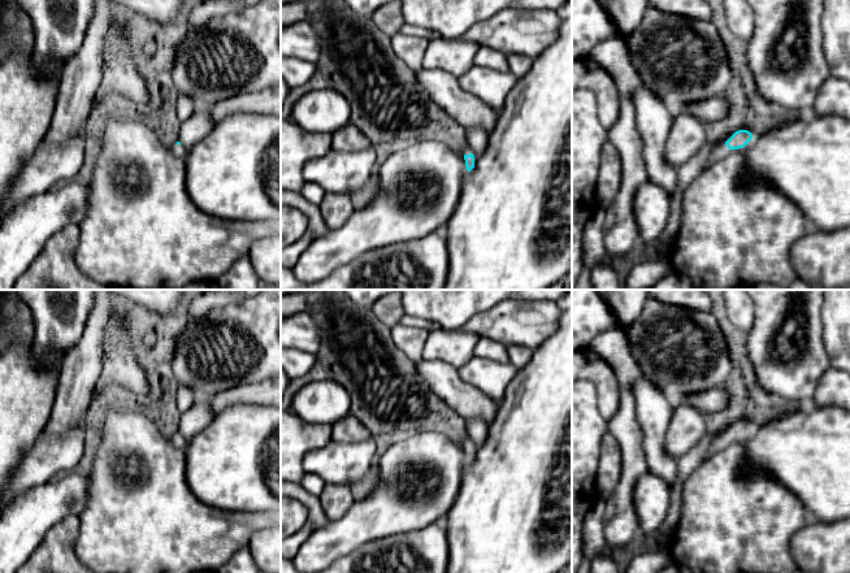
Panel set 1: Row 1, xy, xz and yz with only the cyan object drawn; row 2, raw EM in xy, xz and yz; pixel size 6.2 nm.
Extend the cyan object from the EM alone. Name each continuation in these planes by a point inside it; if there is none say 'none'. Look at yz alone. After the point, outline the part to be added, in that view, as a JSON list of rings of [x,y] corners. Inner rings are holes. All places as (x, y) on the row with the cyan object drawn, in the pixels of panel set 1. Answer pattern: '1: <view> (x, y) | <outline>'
1: yz (721, 151) | [[[720,144],[719,147],[716,147],[711,155],[710,155],[710,159],[708,159],[708,162],[707,162],[707,168],[711,168],[714,164],[716,164],[719,160],[721,160],[723,157],[725,157],[729,152],[729,148],[727,144]]]

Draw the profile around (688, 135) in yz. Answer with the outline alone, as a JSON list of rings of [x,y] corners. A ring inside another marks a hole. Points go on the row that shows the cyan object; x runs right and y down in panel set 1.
[[[681,113],[672,122],[664,157],[680,168],[698,155],[706,139],[706,122],[689,113]]]

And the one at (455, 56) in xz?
[[[435,38],[429,40],[421,68],[460,77],[473,66],[478,49],[480,45],[472,42]]]

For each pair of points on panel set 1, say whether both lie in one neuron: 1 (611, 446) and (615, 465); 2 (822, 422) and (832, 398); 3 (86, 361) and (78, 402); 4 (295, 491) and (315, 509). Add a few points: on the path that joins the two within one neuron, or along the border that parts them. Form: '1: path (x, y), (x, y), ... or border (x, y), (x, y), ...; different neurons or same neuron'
1: path (611, 451), (611, 460); same neuron
2: border (811, 404), (836, 408); different neurons
3: path (79, 372), (78, 391); same neuron
4: path (300, 494), (311, 504); same neuron

